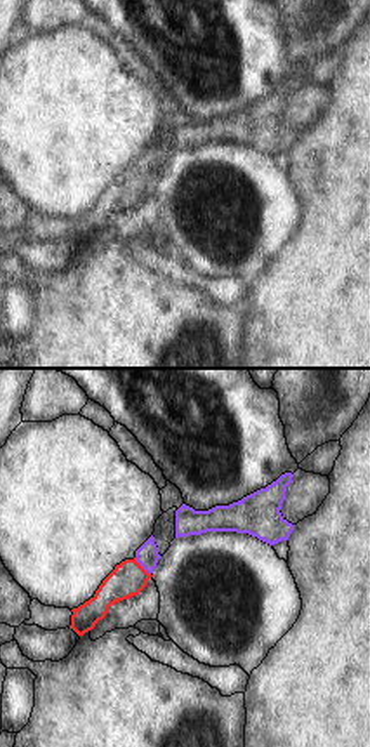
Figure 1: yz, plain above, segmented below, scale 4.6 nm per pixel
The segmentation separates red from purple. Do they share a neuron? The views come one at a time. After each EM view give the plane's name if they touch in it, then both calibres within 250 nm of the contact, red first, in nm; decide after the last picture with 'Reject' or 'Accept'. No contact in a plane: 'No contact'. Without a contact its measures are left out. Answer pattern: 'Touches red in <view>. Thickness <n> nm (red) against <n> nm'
Touches red in yz. Thickness 160 nm (red) against 100 nm.

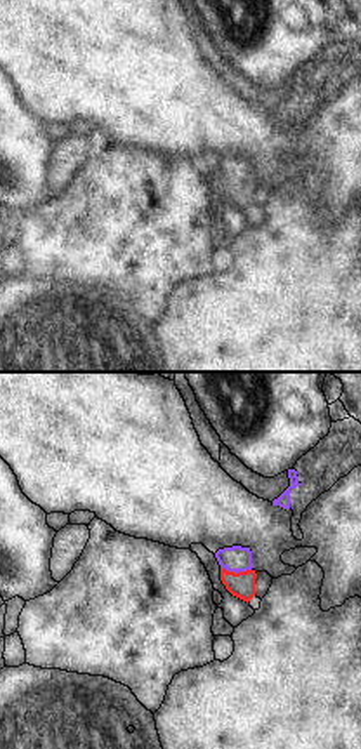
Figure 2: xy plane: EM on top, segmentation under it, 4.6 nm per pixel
Touches red in xy. Thickness 120 nm (red) against 120 nm.

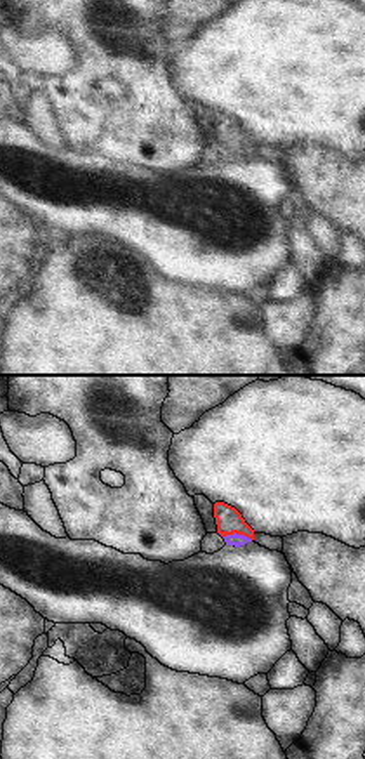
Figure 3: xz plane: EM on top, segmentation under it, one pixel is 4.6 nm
Touches red in xz. Thickness 120 nm (red) against 60 nm.

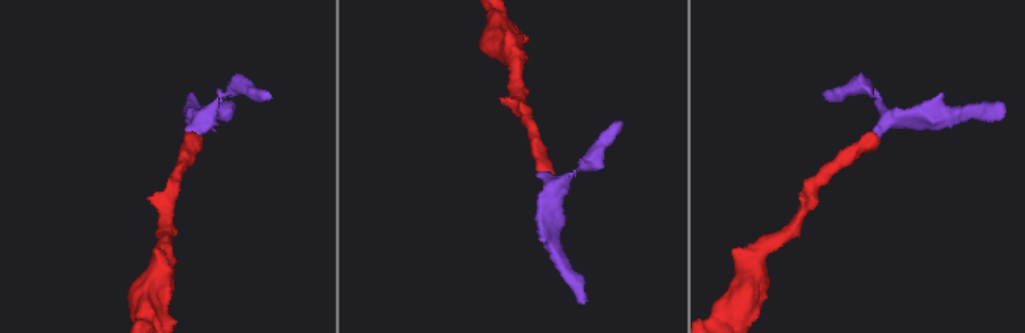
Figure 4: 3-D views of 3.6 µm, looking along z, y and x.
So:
Accept.

